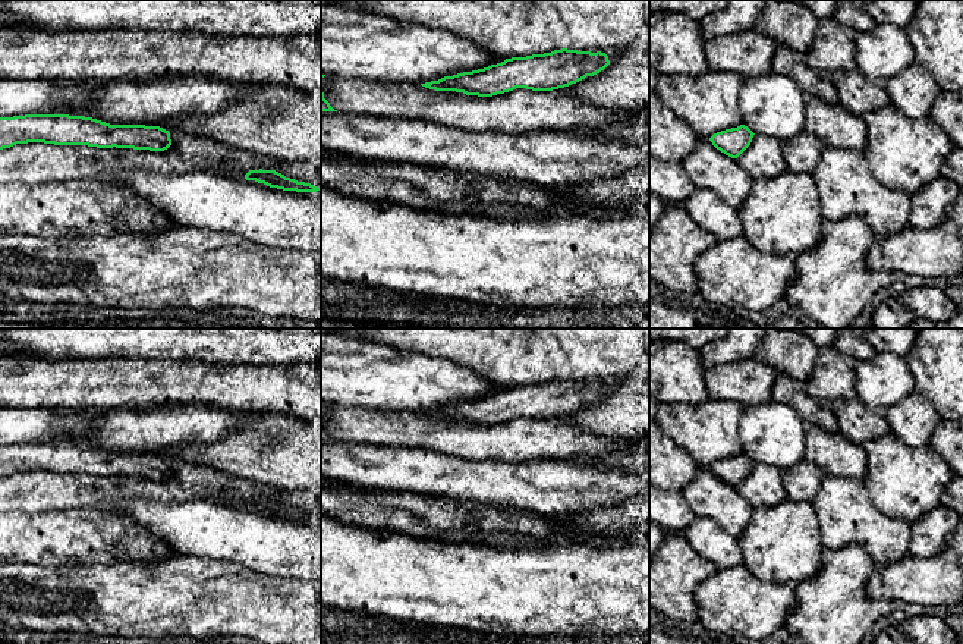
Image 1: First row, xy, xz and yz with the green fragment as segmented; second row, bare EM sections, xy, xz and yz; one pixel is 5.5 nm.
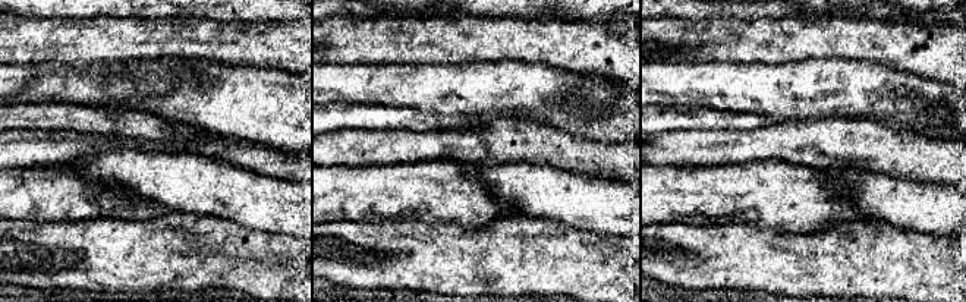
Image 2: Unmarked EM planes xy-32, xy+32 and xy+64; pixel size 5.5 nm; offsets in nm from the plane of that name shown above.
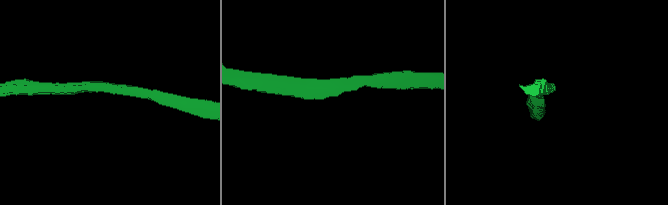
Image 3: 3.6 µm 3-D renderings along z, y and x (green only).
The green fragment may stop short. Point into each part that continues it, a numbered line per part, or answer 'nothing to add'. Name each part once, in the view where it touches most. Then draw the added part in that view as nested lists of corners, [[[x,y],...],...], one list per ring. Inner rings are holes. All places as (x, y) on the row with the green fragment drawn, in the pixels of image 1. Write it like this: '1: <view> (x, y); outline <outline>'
nothing to add

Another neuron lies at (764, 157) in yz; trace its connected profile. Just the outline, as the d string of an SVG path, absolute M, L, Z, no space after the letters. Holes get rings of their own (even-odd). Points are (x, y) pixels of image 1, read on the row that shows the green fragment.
M755 133L736 161L752 179L774 178L787 172L781 142L767 135Z

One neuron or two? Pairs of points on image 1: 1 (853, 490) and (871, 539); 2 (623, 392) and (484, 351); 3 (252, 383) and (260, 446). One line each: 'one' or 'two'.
1: one
2: two
3: two

